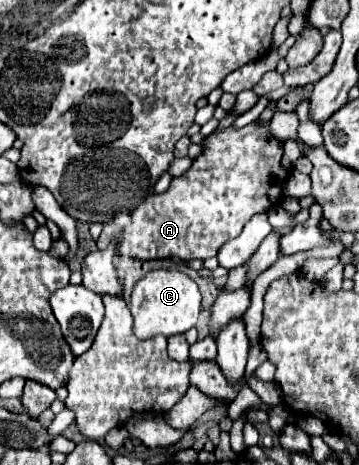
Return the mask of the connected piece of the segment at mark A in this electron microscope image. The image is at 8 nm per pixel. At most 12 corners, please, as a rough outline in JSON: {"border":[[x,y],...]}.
{"border":[[270,122],[212,132],[118,254],[206,260],[278,204]]}

